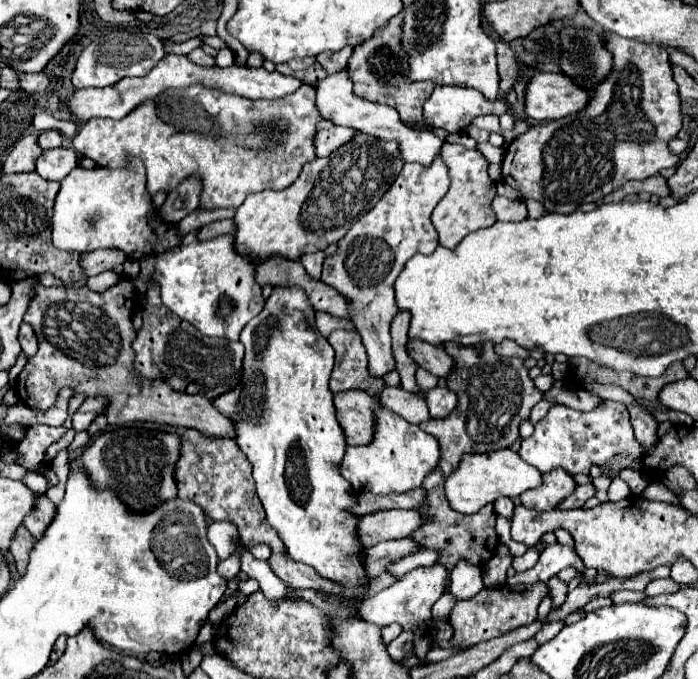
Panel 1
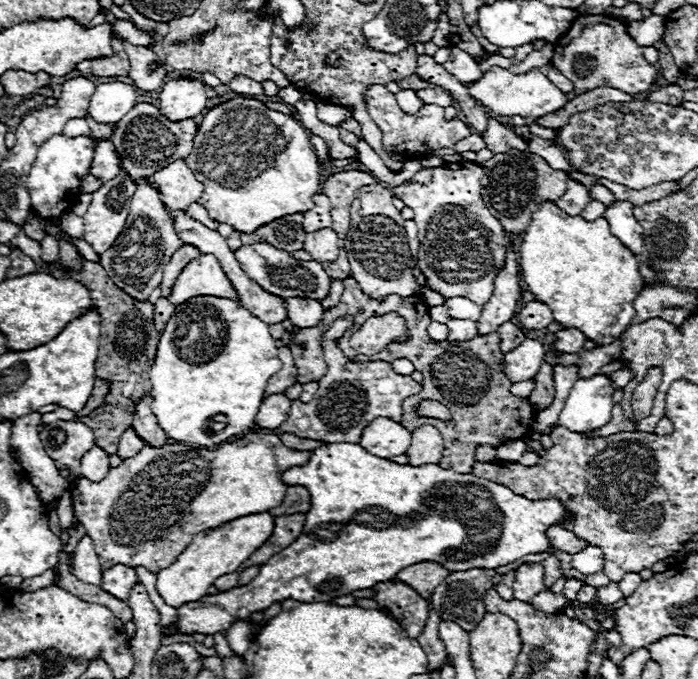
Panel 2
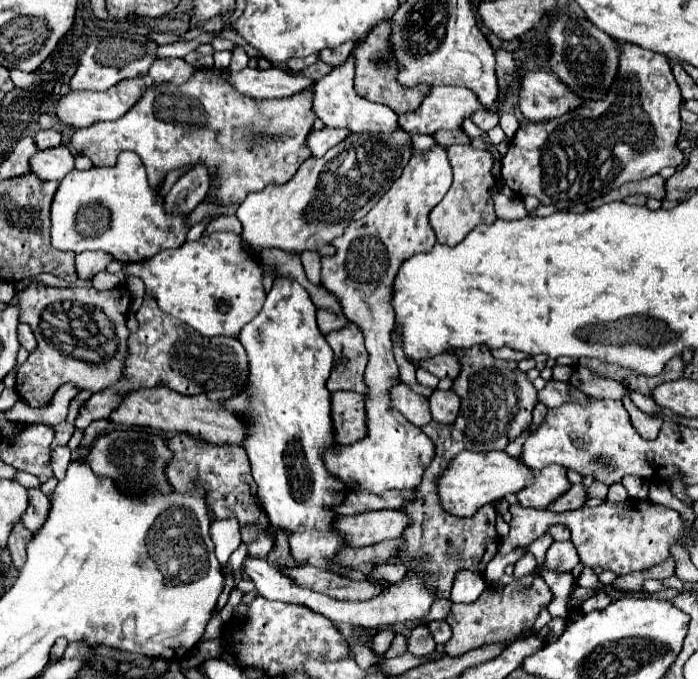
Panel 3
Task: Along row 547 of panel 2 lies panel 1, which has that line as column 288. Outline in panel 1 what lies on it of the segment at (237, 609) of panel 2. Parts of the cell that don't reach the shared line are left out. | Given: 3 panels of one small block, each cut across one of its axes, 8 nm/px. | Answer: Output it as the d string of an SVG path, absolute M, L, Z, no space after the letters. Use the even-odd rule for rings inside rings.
M274 288L264 310L242 330L240 342L246 348L242 360L242 380L234 390L216 396L212 404L234 424L236 444L254 468L252 476L256 480L258 498L266 510L268 524L278 532L288 554L294 560L312 566L318 576L324 576L342 588L368 588L370 580L362 560L364 546L358 536L360 518L350 512L358 504L358 492L340 474L340 462L348 444L336 418L334 394L328 386L334 366L334 350L316 330L314 312L306 302L304 290Z

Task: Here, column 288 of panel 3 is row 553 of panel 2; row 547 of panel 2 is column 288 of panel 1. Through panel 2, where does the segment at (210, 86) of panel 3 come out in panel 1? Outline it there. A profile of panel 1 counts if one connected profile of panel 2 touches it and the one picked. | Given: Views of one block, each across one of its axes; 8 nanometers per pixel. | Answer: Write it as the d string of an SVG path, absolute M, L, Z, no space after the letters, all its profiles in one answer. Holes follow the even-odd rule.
M194 84L192 88L186 88L186 92L162 92L154 102L144 102L122 120L90 118L90 122L86 122L74 136L74 150L84 158L92 158L98 166L110 168L126 166L126 158L130 156L140 158L146 168L146 184L150 194L170 194L184 182L186 176L196 176L202 184L202 210L236 210L252 192L286 190L300 176L304 162L316 160L316 124L322 120L322 114L316 108L316 88L308 84L302 84L296 92L276 100L248 100L228 96L224 92L210 92L208 88Z

